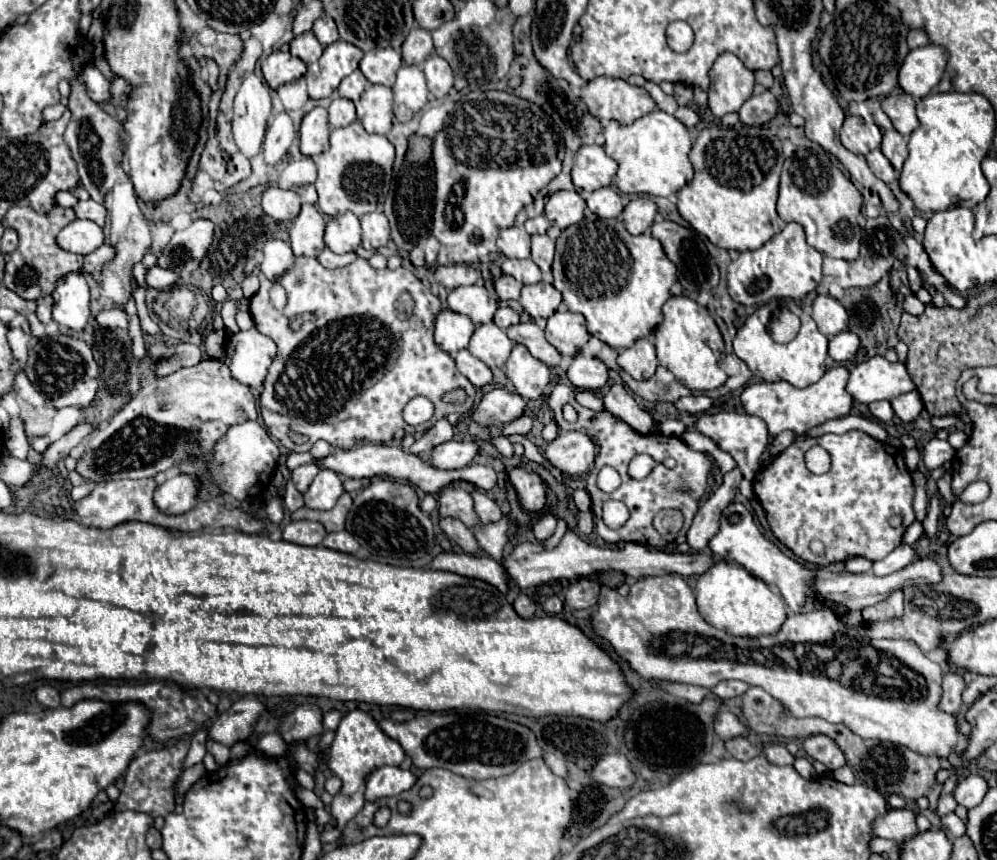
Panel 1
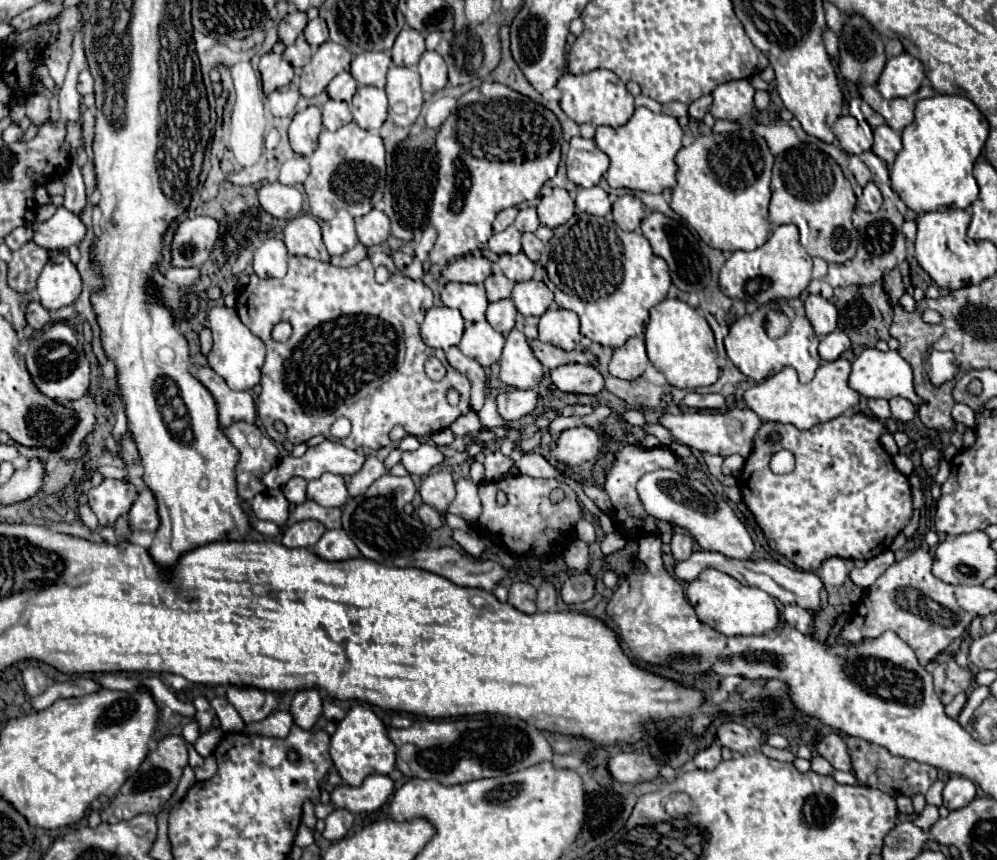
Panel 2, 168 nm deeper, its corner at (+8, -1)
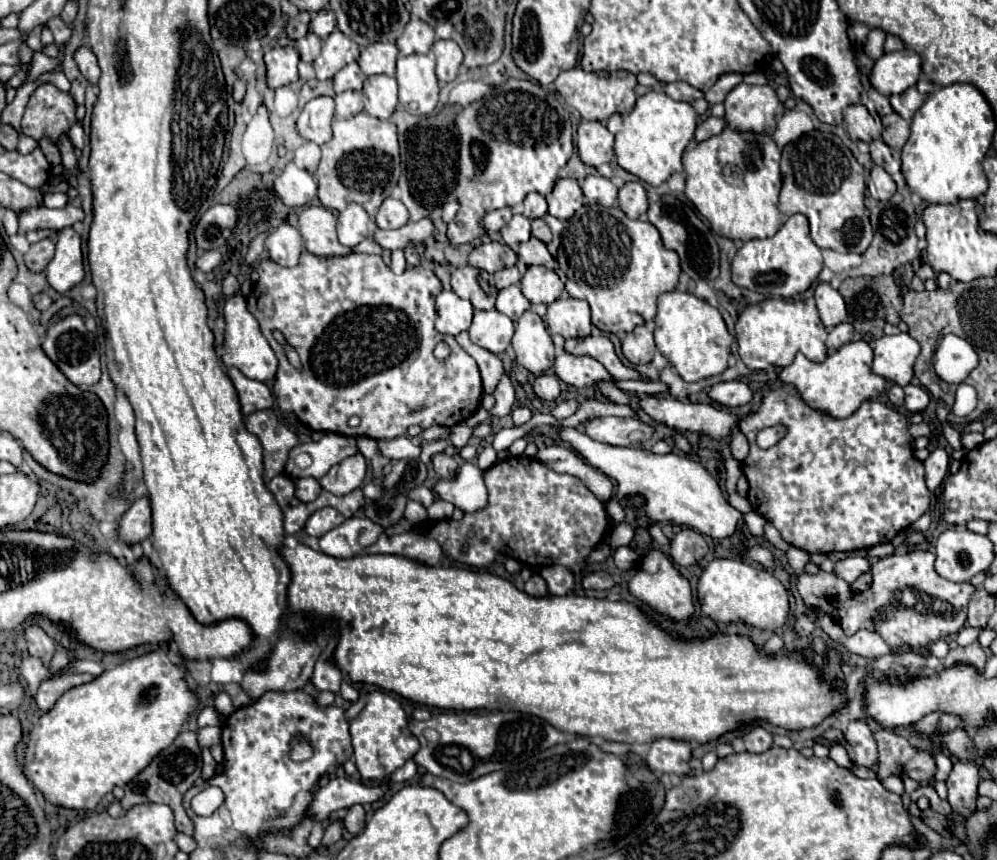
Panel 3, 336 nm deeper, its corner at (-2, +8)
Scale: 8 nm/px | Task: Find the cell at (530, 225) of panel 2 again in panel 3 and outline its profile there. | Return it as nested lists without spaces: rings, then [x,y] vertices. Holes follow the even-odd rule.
[[[539,193],[527,195],[527,199],[523,201],[523,215],[527,215],[529,219],[545,217],[547,215],[547,201],[545,201],[545,197],[541,197]]]

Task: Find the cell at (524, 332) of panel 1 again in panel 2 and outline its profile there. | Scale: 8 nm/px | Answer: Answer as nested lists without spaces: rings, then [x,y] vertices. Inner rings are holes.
[[[533,340],[529,342],[531,344],[531,350],[535,352],[537,360],[545,366],[545,368],[557,368],[557,366],[563,366],[563,364],[589,364],[589,366],[597,366],[597,356],[589,354],[589,352],[567,352],[563,348],[557,348],[557,346],[551,346],[551,344],[543,344],[539,340]]]

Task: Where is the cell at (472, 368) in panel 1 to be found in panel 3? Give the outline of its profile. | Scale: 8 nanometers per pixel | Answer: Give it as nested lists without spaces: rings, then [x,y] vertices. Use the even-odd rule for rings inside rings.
[[[467,331],[459,333],[455,339],[477,361],[479,371],[481,371],[481,379],[483,379],[483,391],[485,393],[493,393],[497,383],[499,383],[499,379],[501,379],[501,375],[503,375],[503,363],[501,363],[501,359],[497,355],[489,353],[487,349],[477,347],[475,343],[471,343]]]

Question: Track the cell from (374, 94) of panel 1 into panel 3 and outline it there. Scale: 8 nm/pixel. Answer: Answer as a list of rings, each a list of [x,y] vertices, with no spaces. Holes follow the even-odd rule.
[[[371,75],[363,83],[365,111],[377,119],[389,119],[397,107],[397,83],[389,75]]]

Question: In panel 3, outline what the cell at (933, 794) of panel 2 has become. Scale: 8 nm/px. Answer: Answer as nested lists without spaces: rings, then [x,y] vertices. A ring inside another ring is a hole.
[[[939,753],[939,755],[935,757],[935,761],[937,761],[937,775],[935,775],[935,781],[945,781],[945,779],[949,777],[951,769],[953,769],[953,763],[951,763],[951,759],[949,759],[945,753]]]

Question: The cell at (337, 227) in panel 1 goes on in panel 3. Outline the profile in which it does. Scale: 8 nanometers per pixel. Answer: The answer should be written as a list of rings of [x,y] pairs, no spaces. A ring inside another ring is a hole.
[[[349,203],[339,215],[337,215],[337,235],[339,241],[345,247],[355,247],[359,245],[367,235],[369,235],[369,215],[367,211],[357,205],[357,203]]]

